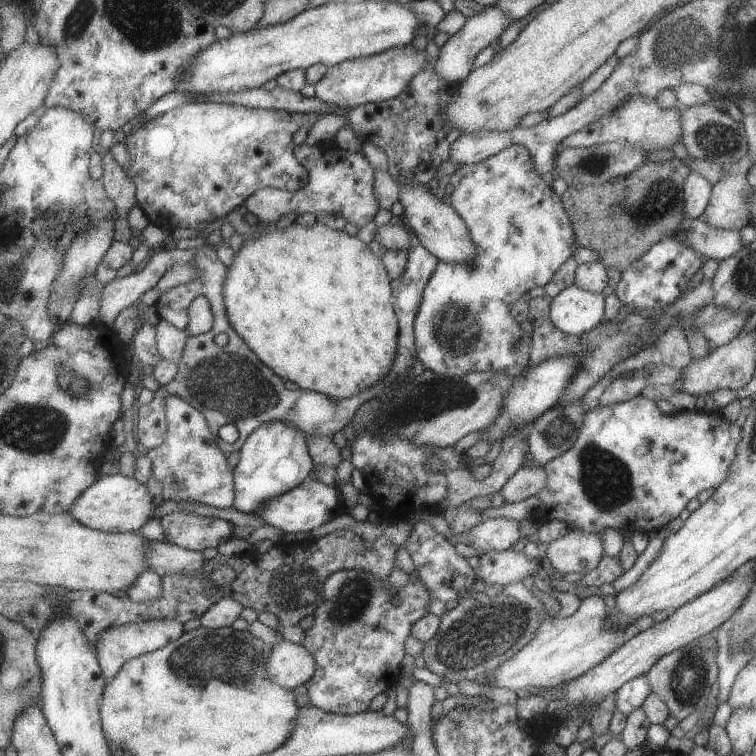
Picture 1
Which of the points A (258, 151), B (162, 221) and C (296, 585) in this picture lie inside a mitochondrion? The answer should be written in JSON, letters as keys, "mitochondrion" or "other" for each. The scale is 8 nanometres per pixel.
{"A":"other","B":"other","C":"mitochondrion"}

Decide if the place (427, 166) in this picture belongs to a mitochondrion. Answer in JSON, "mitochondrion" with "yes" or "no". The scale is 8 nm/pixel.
{"mitochondrion":"no"}

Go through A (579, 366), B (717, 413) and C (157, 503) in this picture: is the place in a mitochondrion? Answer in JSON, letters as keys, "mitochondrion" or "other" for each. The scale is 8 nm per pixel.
{"A":"other","B":"other","C":"other"}

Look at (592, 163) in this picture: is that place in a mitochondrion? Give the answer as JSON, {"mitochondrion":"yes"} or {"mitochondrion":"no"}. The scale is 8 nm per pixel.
{"mitochondrion":"yes"}

